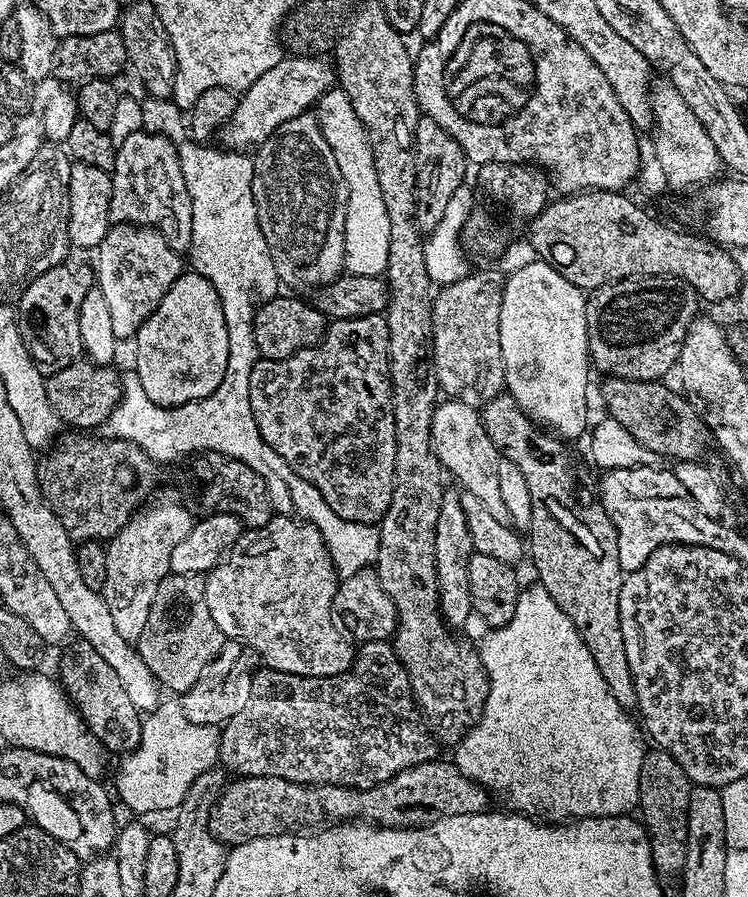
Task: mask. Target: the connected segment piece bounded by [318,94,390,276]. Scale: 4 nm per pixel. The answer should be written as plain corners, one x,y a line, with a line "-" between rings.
343,94
329,95
323,101
322,107
324,109
318,112
320,129
328,145
332,147
332,153
338,162
338,170
342,170
342,178
349,190
345,226
345,269
353,276
379,276
388,267
390,218
386,214
386,202
382,198
382,190
378,186
378,174
374,170
372,148
369,146
368,136
364,132
364,123
358,118
358,114
354,114
354,106

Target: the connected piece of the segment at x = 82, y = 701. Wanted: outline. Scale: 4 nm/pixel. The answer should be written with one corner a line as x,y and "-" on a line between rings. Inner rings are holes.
83,638
75,642
77,644
73,643
60,660
58,680
63,691
85,726
109,753
127,754
134,751
140,741
140,709
130,702
130,694
126,694
122,678
110,670
109,664
99,657
98,650
94,650
94,646
87,644

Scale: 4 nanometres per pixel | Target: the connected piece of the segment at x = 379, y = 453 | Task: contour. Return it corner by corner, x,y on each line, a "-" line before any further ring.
387,315
333,320
327,325
319,344
298,350
293,356
287,356
284,360
257,359
250,374
249,398
262,438
277,451
278,455
282,456
286,466
290,466
290,470
294,470
303,480
310,482
310,486
314,486
318,490
318,494
322,494
322,498
326,498
326,506
330,506
330,510
334,510
334,514
338,514
338,518
346,518
350,522
359,524
379,525
388,512
396,485
396,427
392,413
392,381
388,370

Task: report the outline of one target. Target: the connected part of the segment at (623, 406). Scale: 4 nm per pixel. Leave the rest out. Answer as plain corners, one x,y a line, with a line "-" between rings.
615,374
609,375
609,380
600,388
600,396
604,399
604,408
611,419
617,420
646,450
654,450
662,458
670,458
669,461
677,460
700,460
703,452
710,448
710,433
704,425
699,411
694,407
691,399
685,398
675,387
667,388
667,383
654,380
627,380
618,378

